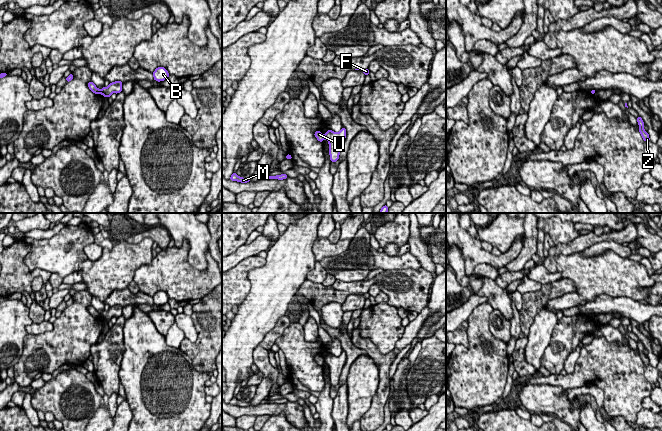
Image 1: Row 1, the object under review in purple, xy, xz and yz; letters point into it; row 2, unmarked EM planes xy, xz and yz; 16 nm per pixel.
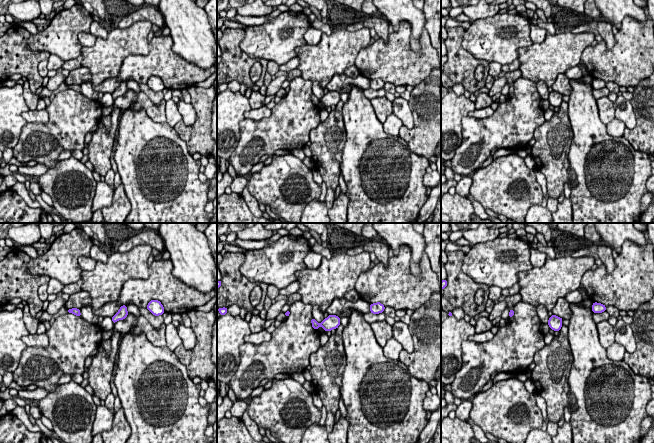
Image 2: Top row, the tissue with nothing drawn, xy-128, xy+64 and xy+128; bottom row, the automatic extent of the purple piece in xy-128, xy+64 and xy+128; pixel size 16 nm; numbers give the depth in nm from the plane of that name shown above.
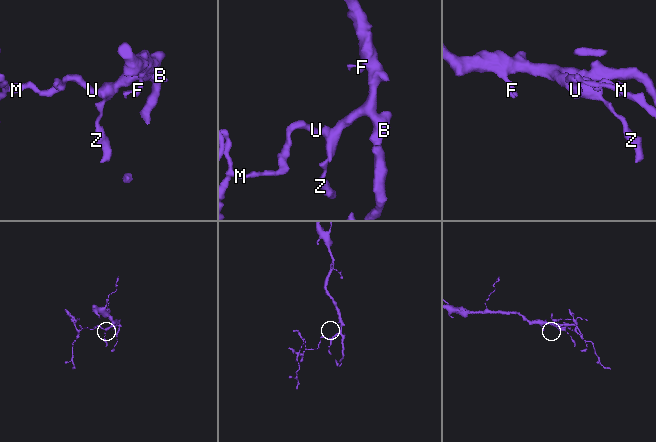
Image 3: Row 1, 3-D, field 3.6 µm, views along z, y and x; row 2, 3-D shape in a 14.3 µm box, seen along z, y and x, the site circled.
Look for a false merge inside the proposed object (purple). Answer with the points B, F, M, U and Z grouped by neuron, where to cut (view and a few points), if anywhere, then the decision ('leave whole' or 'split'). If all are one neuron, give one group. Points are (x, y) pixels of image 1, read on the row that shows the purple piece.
B F Z / M U; cut in xy along (99, 90), (101, 93); split

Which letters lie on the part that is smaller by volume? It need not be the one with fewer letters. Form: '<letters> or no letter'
M, U

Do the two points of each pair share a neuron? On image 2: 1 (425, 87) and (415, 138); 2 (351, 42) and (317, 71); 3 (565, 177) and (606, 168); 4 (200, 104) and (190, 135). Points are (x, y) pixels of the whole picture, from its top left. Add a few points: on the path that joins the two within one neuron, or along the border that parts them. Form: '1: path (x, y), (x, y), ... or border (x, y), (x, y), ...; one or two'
1: path (425, 100), (425, 125); one
2: path (343, 46), (325, 63); one
3: border (569, 152), (568, 170), (575, 177), (571, 188); two
4: path (201, 112), (201, 124), (198, 127); one

